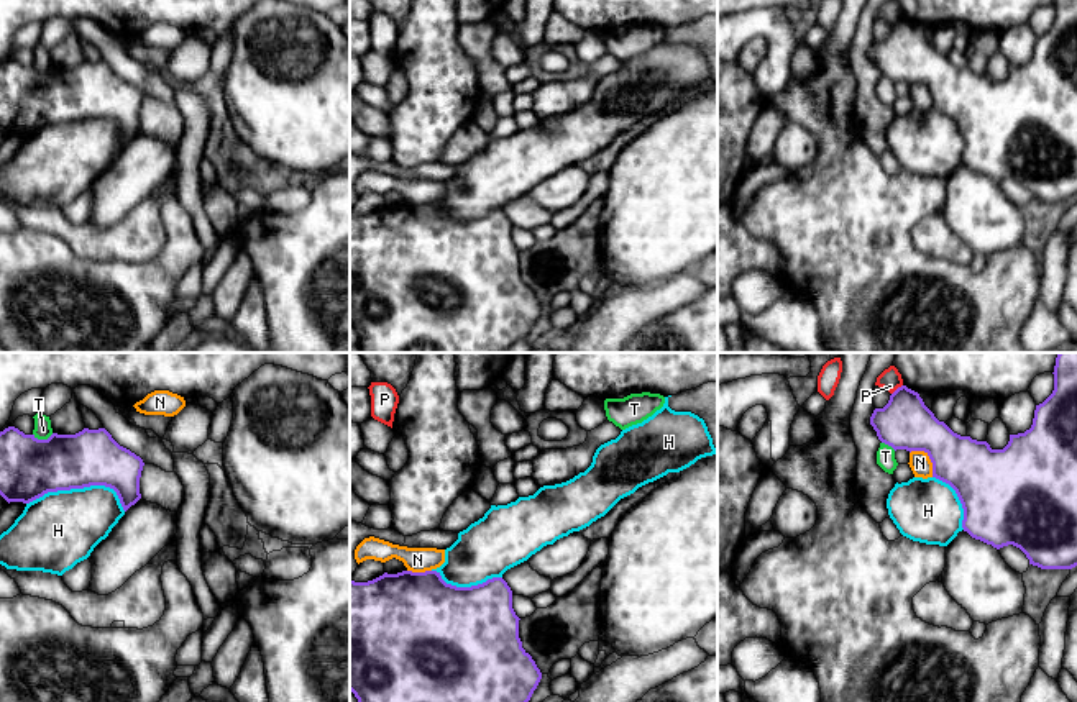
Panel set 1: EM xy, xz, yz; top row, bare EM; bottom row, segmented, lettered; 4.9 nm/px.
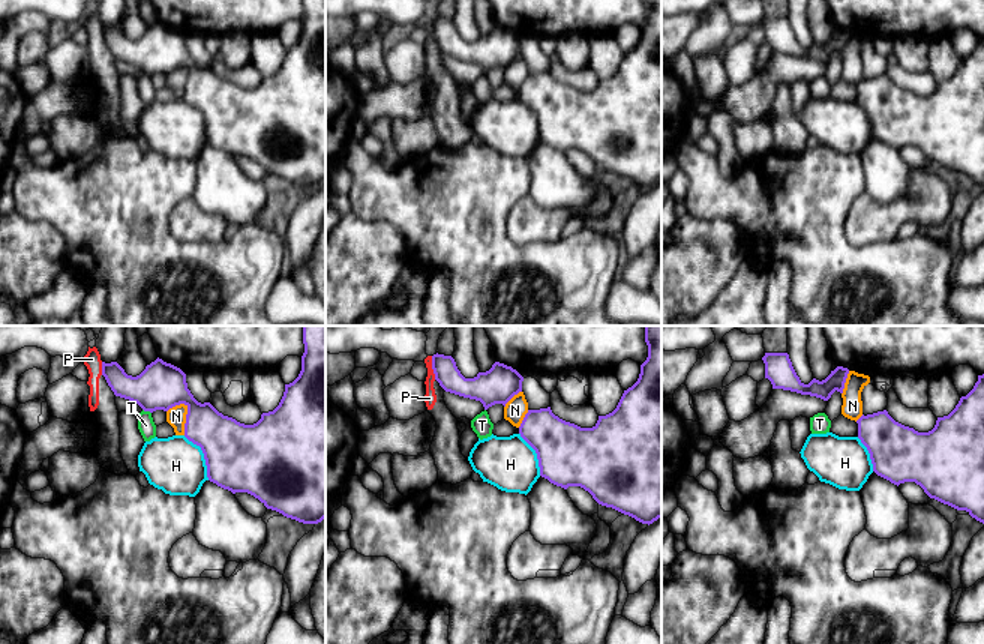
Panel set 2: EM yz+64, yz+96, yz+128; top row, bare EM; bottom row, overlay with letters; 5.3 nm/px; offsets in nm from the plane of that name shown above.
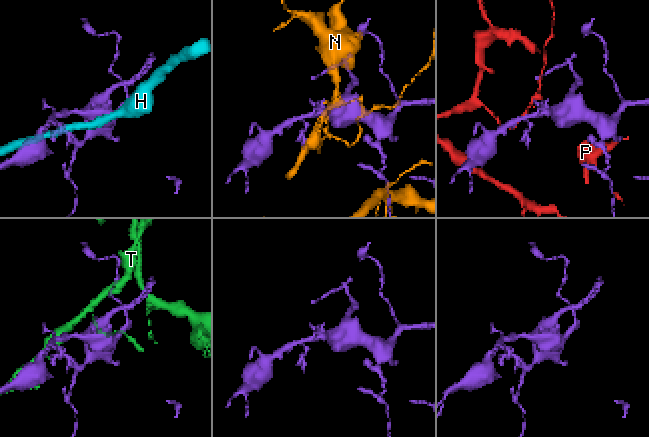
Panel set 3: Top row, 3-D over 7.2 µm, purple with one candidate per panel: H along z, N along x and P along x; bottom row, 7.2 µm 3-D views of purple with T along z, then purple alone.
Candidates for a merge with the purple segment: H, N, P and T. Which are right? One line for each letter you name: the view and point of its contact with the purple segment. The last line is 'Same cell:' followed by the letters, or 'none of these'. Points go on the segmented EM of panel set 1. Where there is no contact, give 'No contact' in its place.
Same cell: none of these

